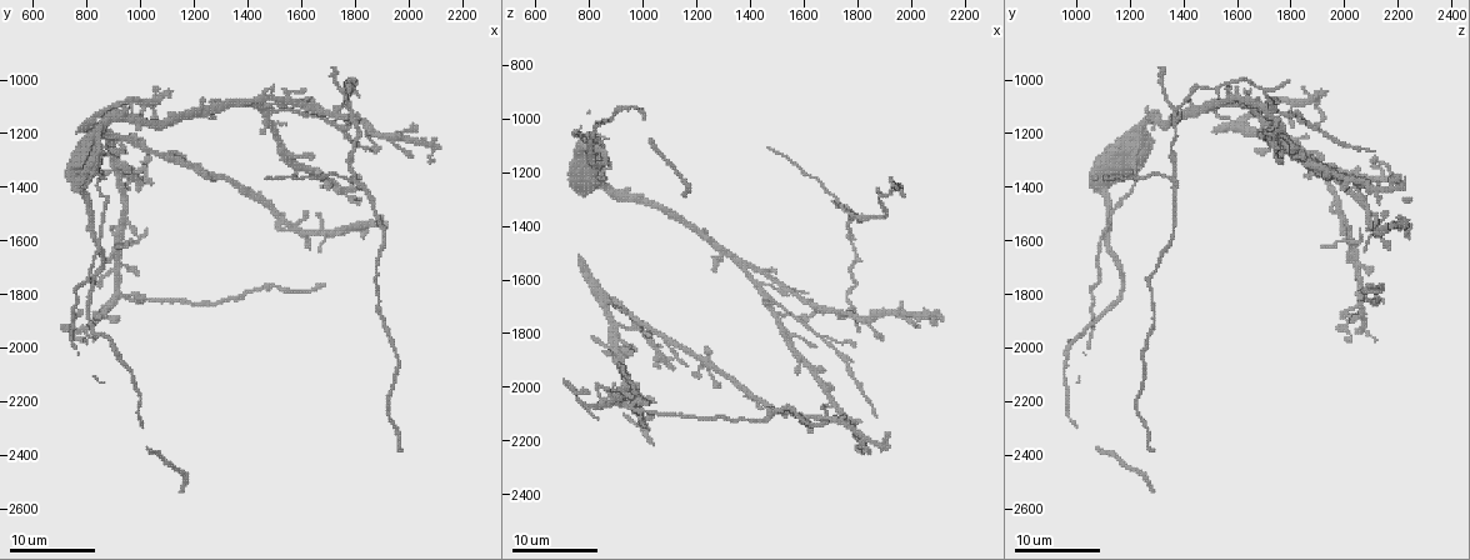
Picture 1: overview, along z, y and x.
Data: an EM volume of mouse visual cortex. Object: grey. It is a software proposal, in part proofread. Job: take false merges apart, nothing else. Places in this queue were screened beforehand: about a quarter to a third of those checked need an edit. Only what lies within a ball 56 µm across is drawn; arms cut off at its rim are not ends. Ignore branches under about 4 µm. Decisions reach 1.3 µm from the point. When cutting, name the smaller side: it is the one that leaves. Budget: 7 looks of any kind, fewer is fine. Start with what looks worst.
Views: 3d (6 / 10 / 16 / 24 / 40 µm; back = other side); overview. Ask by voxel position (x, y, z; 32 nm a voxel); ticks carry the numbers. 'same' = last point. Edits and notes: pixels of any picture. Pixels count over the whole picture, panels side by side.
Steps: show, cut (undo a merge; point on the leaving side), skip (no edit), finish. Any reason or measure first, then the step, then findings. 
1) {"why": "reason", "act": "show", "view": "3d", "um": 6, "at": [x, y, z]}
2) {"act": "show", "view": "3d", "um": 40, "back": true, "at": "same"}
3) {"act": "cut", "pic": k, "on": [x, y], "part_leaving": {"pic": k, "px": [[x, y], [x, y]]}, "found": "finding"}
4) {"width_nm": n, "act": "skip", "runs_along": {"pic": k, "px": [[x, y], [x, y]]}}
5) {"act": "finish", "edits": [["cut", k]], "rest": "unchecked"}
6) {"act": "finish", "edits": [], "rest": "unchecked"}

{"why": "four-way junction", "act": "show", "view": "3d", "um": 6, "at": [850, 1600, 1100]}

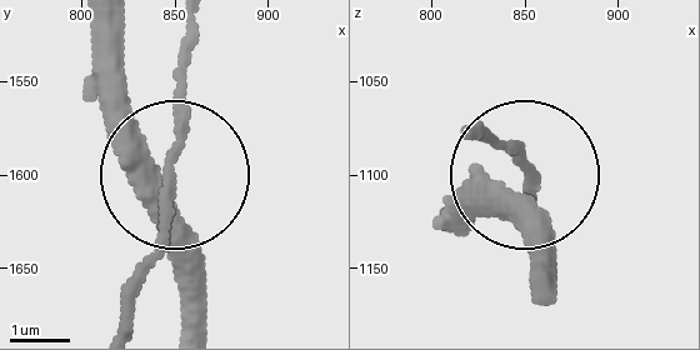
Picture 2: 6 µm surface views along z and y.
{"act": "skip", "runs_along": {"pic": 2, "px": [[200, 29], [171, 149], [171, 238], [126, 328]]}, "found": "one cell here"}

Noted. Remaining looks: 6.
{"act": "show", "view": "3d", "um": 16, "at": [1500, 1110, 1680]}

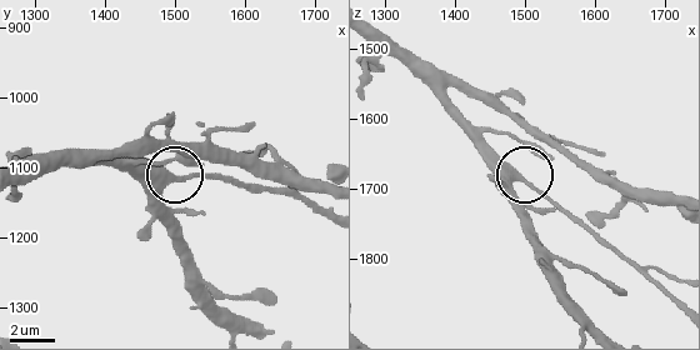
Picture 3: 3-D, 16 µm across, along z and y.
{"act": "skip", "found": "one cell here"}

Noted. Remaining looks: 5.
{"why": "a fork", "act": "show", "view": "3d", "um": 16, "at": [1790, 1380, 1360]}

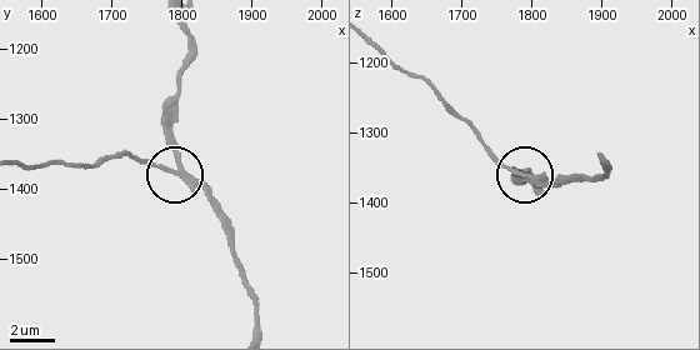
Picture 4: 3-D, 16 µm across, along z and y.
{"arms": 3, "act": "cut", "pic": 4, "on": [160, 166], "part_leaving": {"pic": 4, "px": [[185, 179], [129, 156], [25, 165]]}, "found": "two cells meet here"}

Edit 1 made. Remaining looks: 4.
{"why": "two arms in line, one across", "act": "show", "view": "3d", "um": 10, "at": [1790, 1110, 1360]}

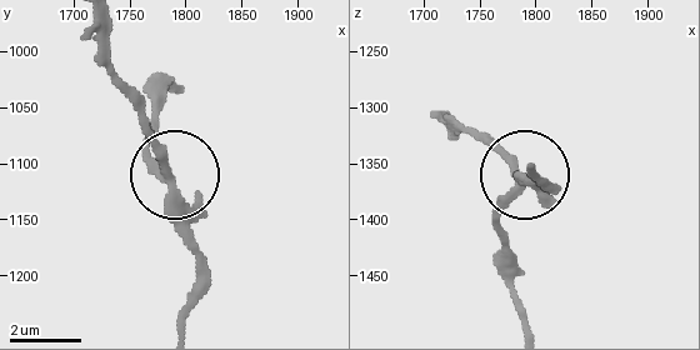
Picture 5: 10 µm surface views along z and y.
{"act": "show", "view": "3d", "um": 10, "back": true, "at": "same"}

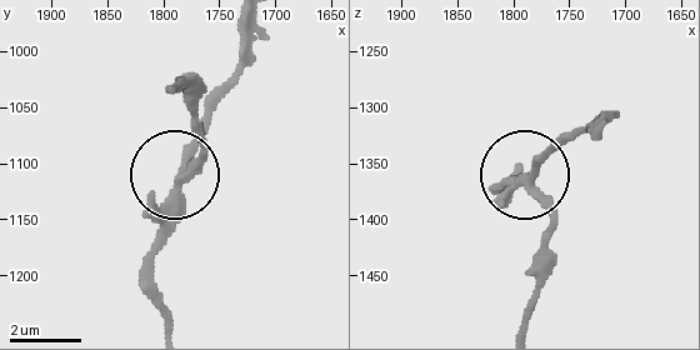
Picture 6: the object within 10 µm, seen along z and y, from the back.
{"width_nm": 230, "act": "skip", "found": "one cell here"}

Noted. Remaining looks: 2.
{"act": "finish", "edits": [["cut", 4]], "rest": "unchecked"}

